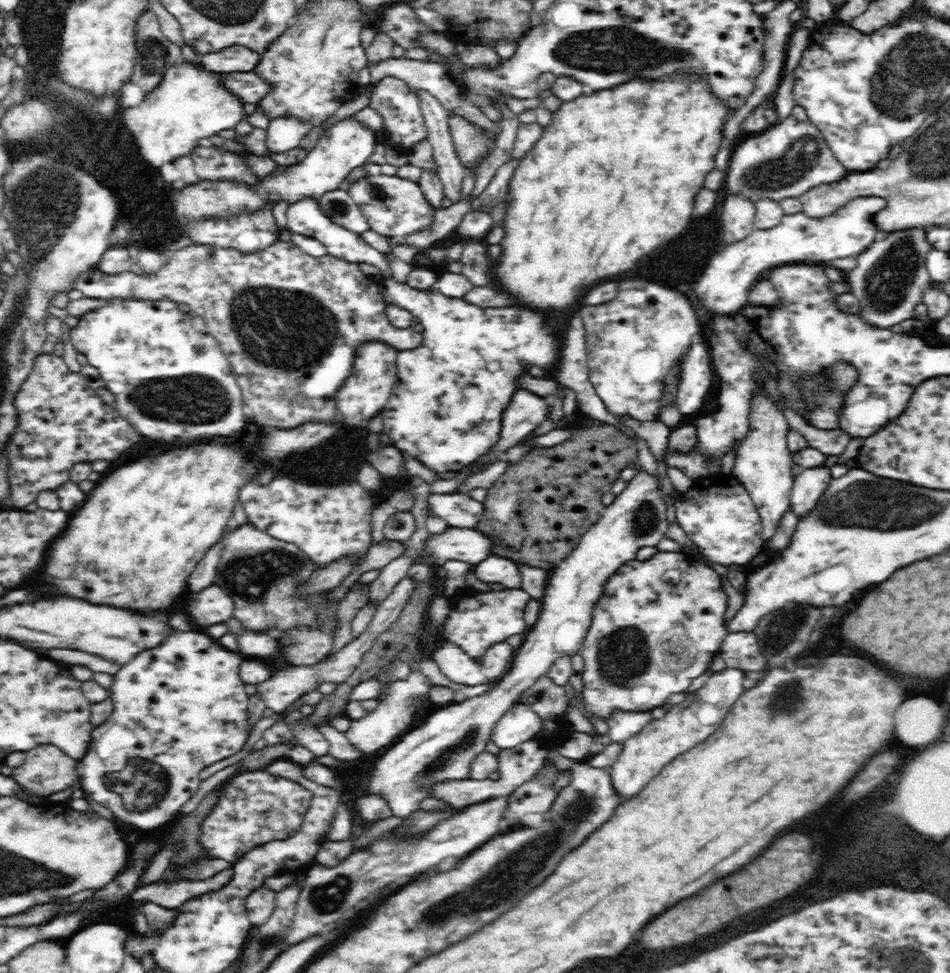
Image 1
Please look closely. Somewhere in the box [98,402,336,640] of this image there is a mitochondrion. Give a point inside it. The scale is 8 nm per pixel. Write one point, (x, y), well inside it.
(251, 574)

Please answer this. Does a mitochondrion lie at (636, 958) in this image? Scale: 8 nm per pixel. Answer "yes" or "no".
no

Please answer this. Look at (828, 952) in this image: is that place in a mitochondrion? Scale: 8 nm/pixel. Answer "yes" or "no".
no

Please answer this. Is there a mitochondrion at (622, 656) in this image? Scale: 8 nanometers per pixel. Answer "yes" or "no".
yes

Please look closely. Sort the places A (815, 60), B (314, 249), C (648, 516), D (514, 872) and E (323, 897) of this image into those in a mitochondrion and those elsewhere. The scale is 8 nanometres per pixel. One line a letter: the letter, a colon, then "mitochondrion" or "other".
A: other
B: other
C: mitochondrion
D: mitochondrion
E: mitochondrion

